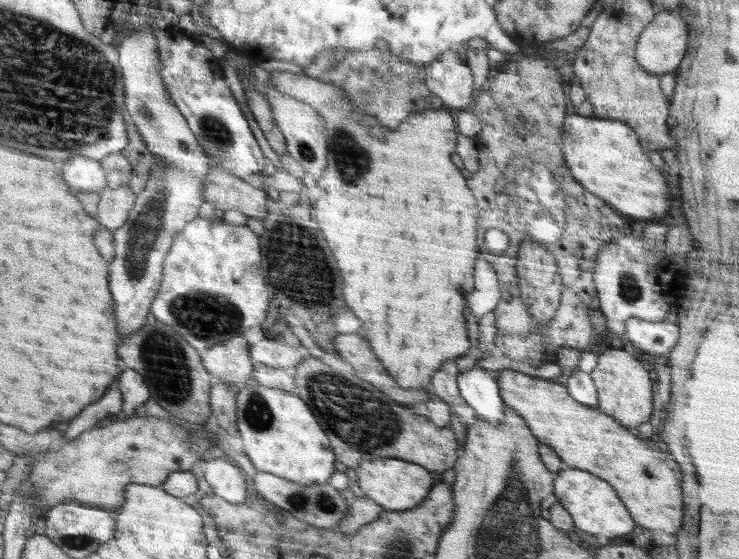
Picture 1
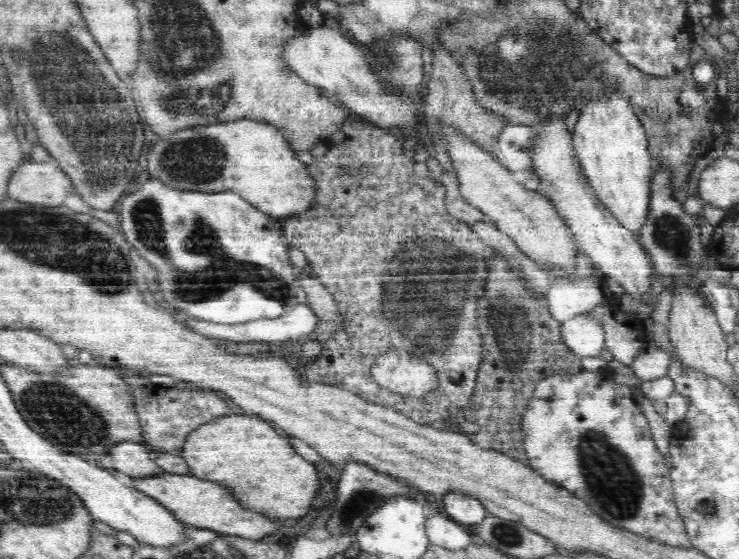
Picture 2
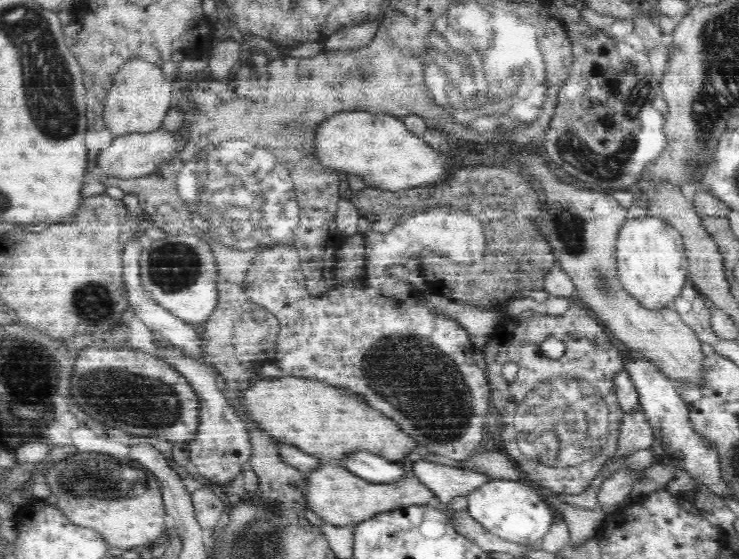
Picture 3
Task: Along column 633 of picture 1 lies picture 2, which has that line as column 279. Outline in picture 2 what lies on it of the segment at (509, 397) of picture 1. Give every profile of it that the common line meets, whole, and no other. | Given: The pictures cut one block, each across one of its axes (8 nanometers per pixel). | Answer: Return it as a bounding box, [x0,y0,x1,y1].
[182,411,320,521]

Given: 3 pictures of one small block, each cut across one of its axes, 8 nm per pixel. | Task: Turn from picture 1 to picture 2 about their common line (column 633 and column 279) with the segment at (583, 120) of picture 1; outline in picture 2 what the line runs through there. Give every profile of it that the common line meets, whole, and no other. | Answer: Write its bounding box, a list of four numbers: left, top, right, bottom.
[148,119,316,218]

